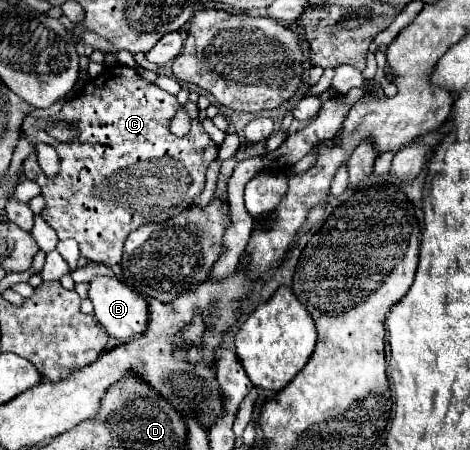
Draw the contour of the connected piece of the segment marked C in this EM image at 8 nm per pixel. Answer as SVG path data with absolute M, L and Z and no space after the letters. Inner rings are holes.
M125 65L105 67L95 79L89 79L81 93L67 101L59 111L57 119L75 119L79 123L79 139L75 143L55 143L61 157L61 173L55 179L45 179L35 153L23 163L23 173L27 179L39 183L45 207L41 217L55 229L59 239L75 239L83 257L107 267L115 267L123 257L123 243L131 231L143 223L163 223L173 215L185 211L193 205L195 197L201 195L205 187L205 171L209 163L217 157L219 145L203 131L197 119L197 103L187 103L191 115L191 133L187 137L175 137L169 131L169 123L181 105L175 95L165 93L153 83L141 79L141 75Z

